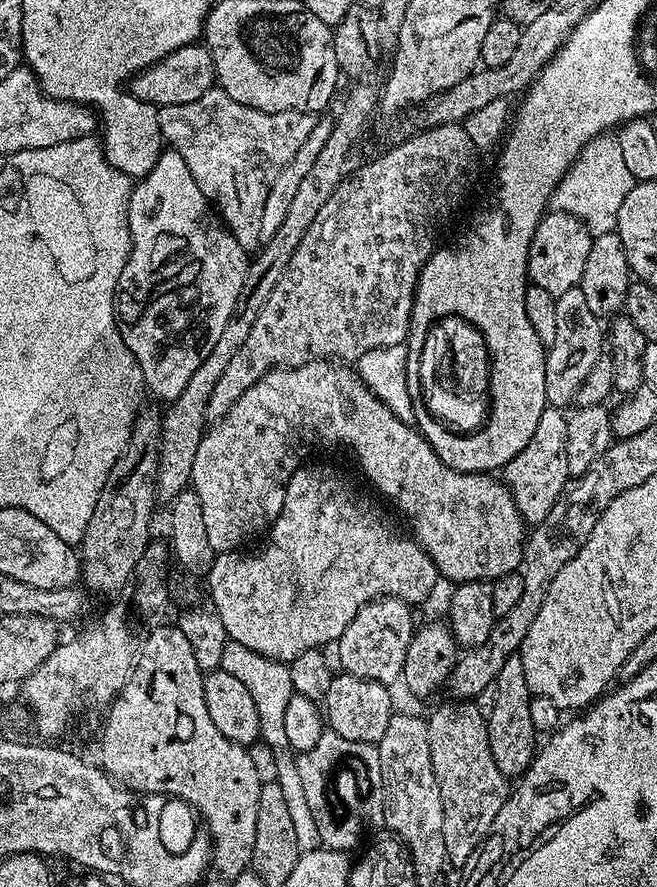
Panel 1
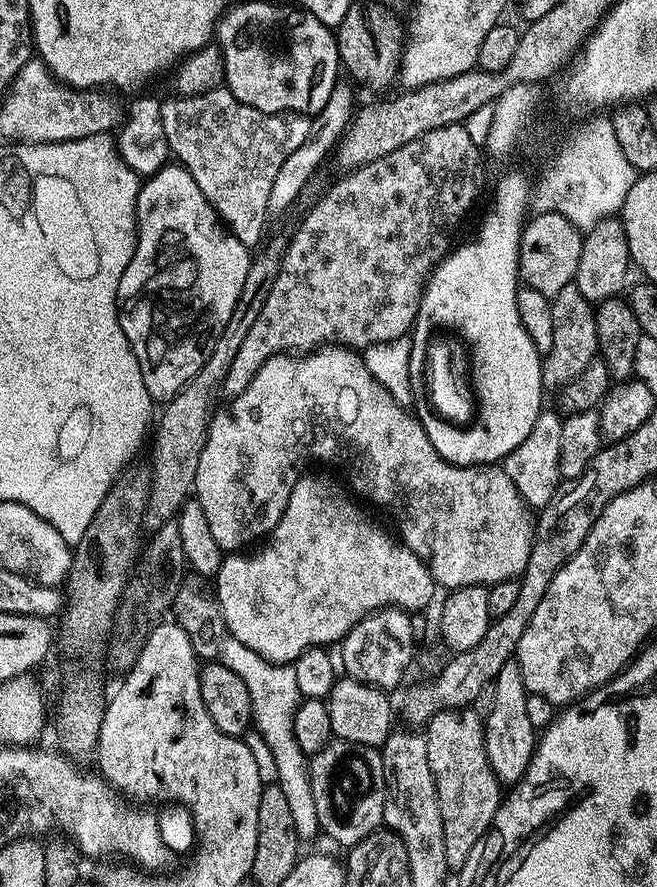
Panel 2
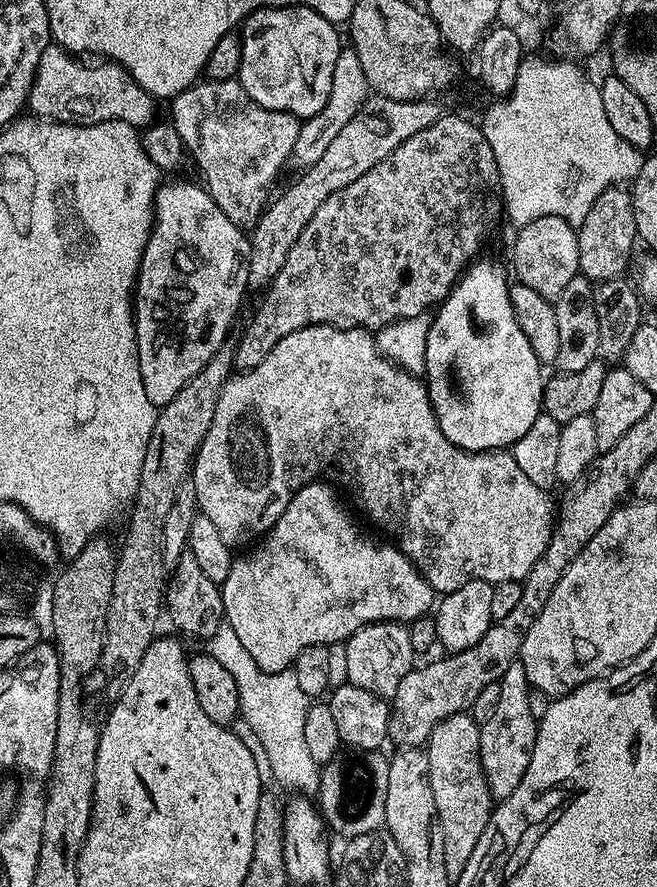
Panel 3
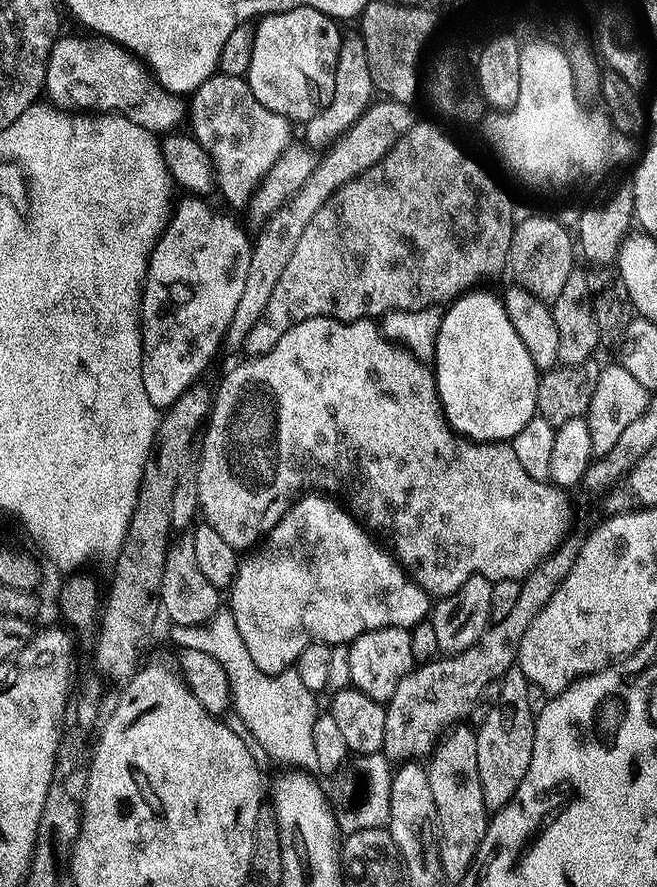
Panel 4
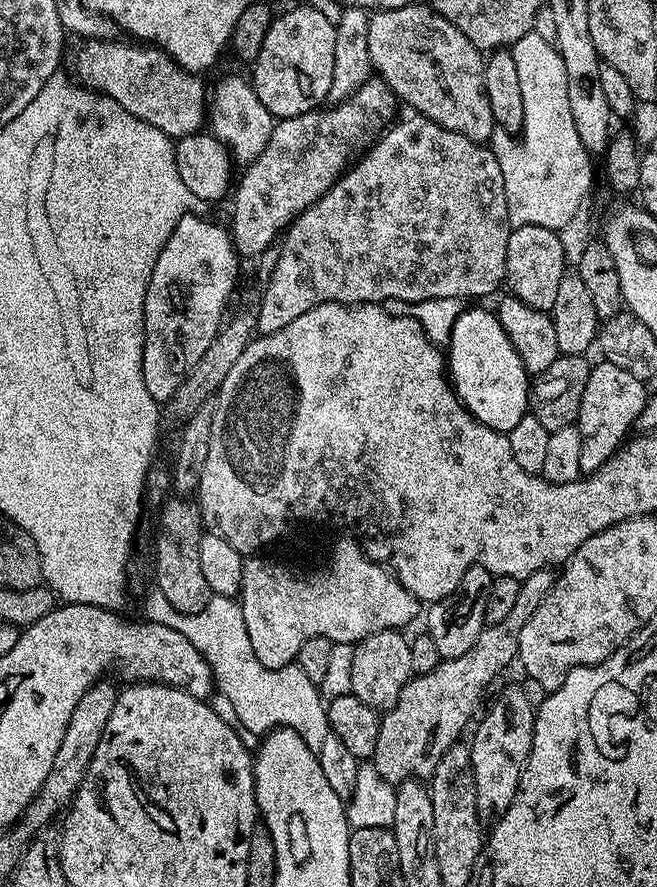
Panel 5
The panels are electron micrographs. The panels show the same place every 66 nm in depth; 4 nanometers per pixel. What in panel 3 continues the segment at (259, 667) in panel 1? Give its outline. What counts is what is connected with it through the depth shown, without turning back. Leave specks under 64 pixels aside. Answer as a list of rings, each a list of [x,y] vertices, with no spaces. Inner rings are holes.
[[[221,623],[214,636],[207,637],[207,655],[213,656],[220,665],[234,674],[234,683],[238,686],[240,716],[258,734],[273,771],[277,785],[297,788],[297,793],[312,794],[320,787],[320,768],[310,758],[310,749],[306,746],[306,714],[310,707],[310,697],[298,686],[298,678],[290,670],[283,672],[264,672],[246,654],[246,646],[238,642],[238,634],[228,623]]]

